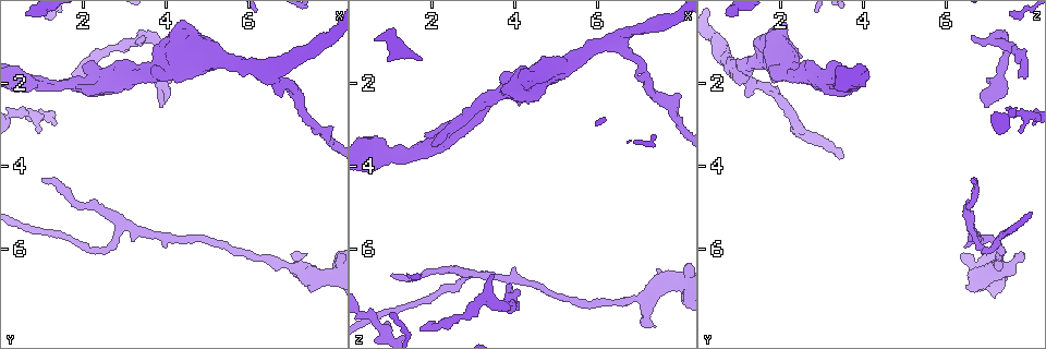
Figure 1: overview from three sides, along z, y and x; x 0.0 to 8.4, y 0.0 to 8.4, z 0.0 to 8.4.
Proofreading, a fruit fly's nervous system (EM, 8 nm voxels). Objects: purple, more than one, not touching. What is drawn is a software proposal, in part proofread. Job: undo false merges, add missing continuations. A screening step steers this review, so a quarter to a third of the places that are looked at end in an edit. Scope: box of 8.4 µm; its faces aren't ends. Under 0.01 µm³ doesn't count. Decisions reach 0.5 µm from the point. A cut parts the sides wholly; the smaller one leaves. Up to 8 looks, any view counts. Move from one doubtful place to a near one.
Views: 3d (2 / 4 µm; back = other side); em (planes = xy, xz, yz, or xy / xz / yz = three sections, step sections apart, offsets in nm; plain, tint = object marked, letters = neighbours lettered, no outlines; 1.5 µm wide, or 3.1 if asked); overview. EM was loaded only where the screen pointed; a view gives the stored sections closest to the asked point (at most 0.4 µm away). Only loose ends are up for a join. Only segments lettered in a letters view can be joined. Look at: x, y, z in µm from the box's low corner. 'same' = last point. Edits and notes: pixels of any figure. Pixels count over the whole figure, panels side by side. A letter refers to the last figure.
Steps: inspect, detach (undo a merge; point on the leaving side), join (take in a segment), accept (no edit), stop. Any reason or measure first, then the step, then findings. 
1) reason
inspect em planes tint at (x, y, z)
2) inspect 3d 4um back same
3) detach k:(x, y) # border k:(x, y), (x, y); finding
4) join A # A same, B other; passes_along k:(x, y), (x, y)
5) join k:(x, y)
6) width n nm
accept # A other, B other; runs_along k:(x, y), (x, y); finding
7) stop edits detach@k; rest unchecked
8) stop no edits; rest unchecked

branch stops here
inspect em yz step 8 letters at (3.80, 2.55, 6.90)

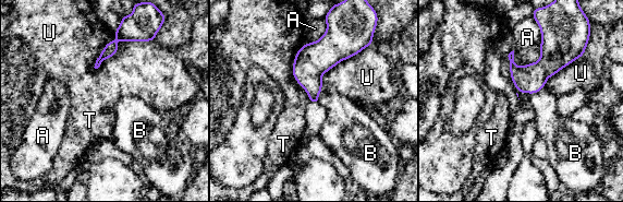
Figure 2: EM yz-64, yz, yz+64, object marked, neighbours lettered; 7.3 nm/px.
inspect em planes letters same

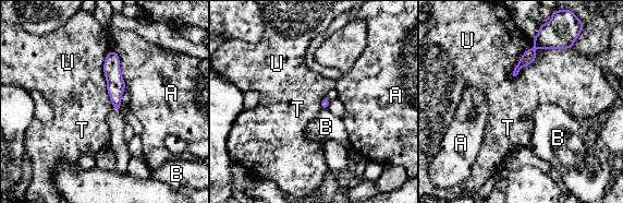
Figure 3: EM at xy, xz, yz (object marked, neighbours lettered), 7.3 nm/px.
accept # A other, B other, T other, U other; runs_along 3:(110, 54), (117, 108); none of them fits

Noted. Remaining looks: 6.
an open end
inspect em yz step 4 letters at (2.05, 1.55, 3.45)

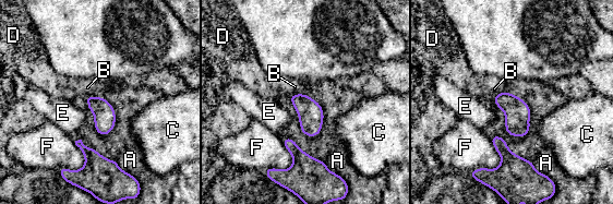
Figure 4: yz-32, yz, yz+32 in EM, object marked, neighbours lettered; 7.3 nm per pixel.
cut it another way
inspect em planes letters same

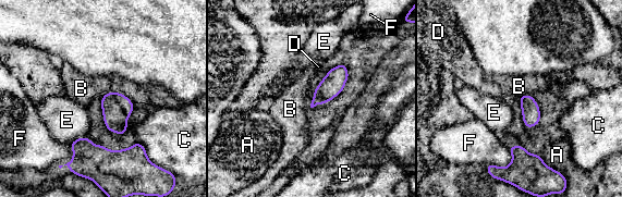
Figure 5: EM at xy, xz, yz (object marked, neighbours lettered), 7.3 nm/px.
accept # A other, B other, C other, D other, E other, F other; border 5:(314, 90), (310, 108); none of them fits

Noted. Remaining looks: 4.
a fork
inspect 3d 4um at (7.20, 6.40, 7.15)

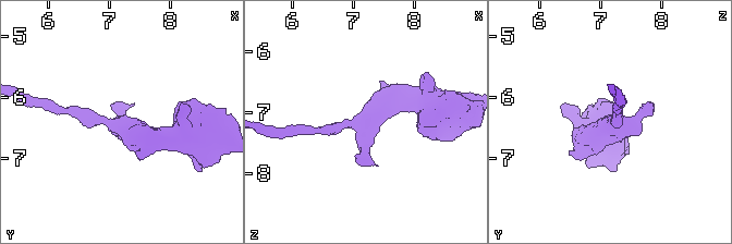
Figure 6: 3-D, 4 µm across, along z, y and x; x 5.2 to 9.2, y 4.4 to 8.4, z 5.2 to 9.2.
need the tissue
inspect em planes tint at (7.20, 6.45, 7.15)

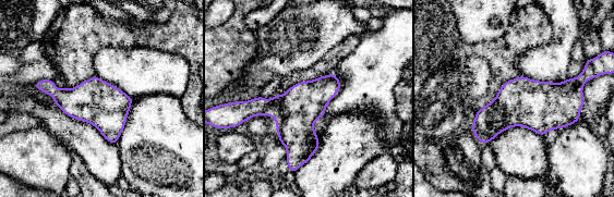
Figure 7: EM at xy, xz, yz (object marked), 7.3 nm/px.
inspect em planes letters same

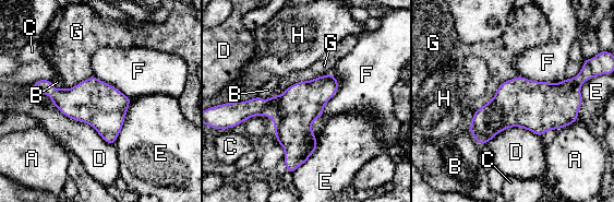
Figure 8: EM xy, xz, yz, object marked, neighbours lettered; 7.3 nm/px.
width 320 nm
accept # A other, B other, C other, D other, E other, F other, G other, H other; border 8:(330, 72), (297, 81), (275, 95); continuous, no second neuron

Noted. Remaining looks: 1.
stop no edits; rest unchecked

